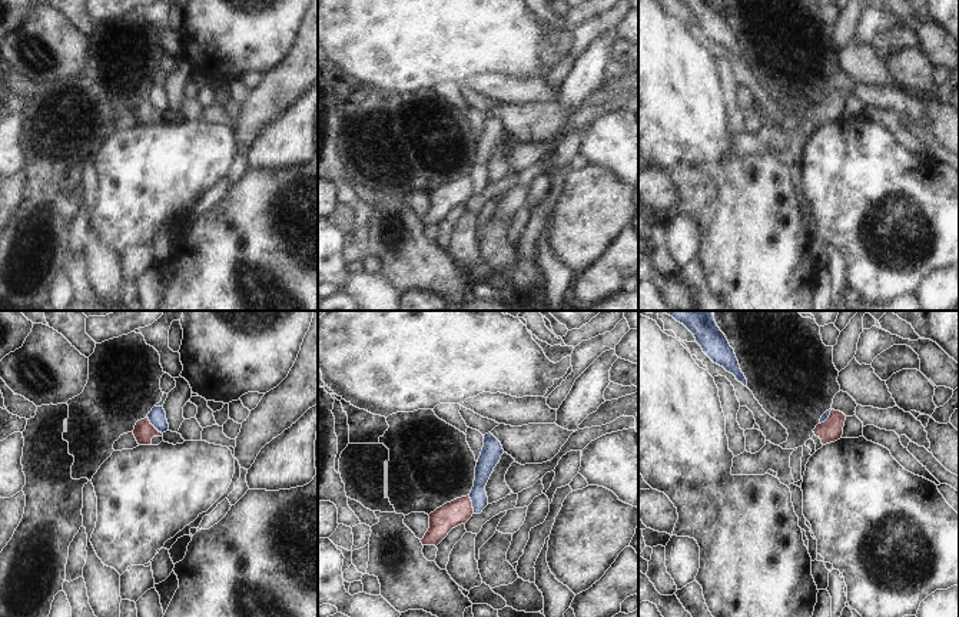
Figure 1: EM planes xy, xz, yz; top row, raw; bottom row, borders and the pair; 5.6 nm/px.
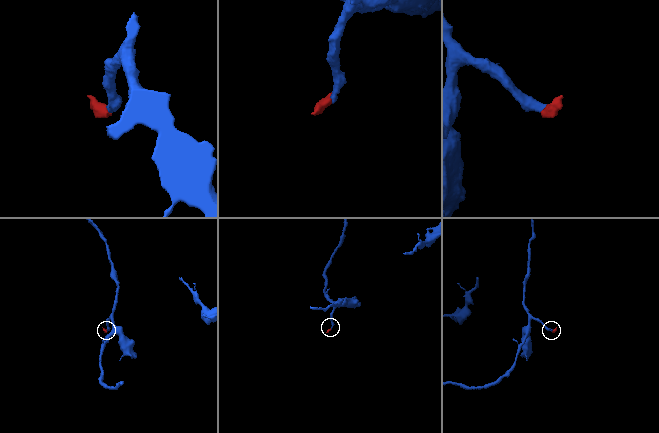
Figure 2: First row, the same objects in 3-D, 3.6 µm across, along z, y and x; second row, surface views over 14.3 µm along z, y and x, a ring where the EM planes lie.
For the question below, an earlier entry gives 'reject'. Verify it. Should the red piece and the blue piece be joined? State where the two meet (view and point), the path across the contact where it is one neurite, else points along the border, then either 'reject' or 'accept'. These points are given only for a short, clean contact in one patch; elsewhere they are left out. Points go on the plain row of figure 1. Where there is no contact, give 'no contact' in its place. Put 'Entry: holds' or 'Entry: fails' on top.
Entry: holds
contact xy (152, 105); border xy (146, 96), (162, 113); reject

